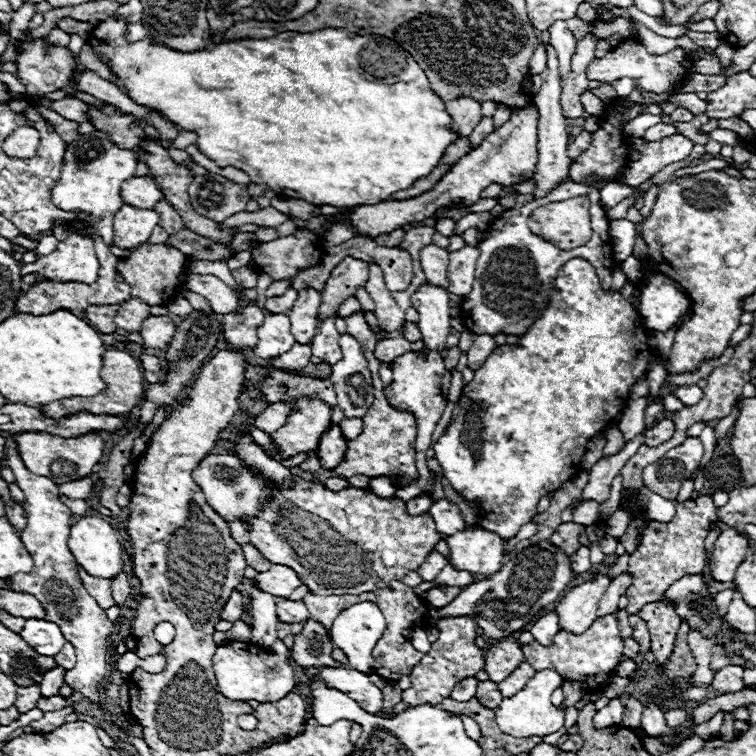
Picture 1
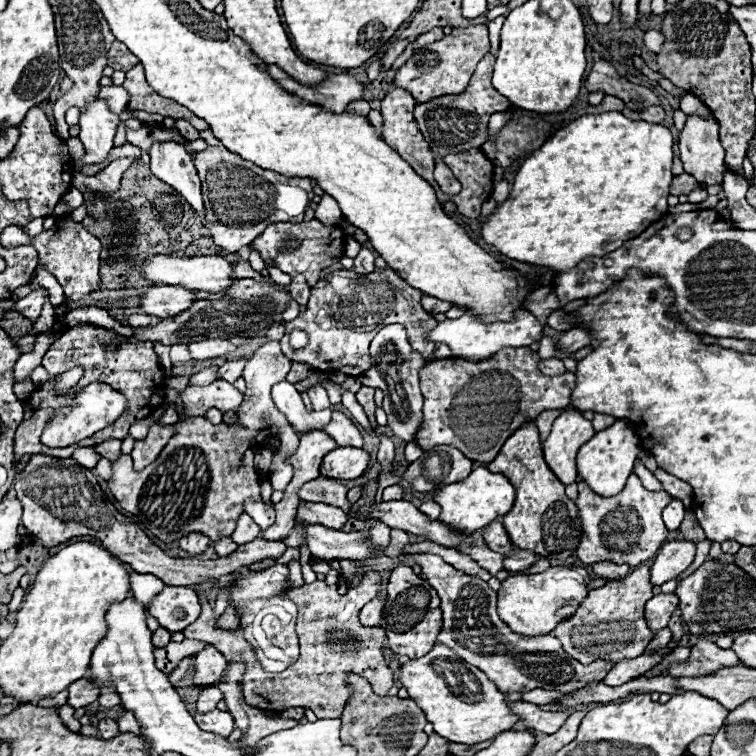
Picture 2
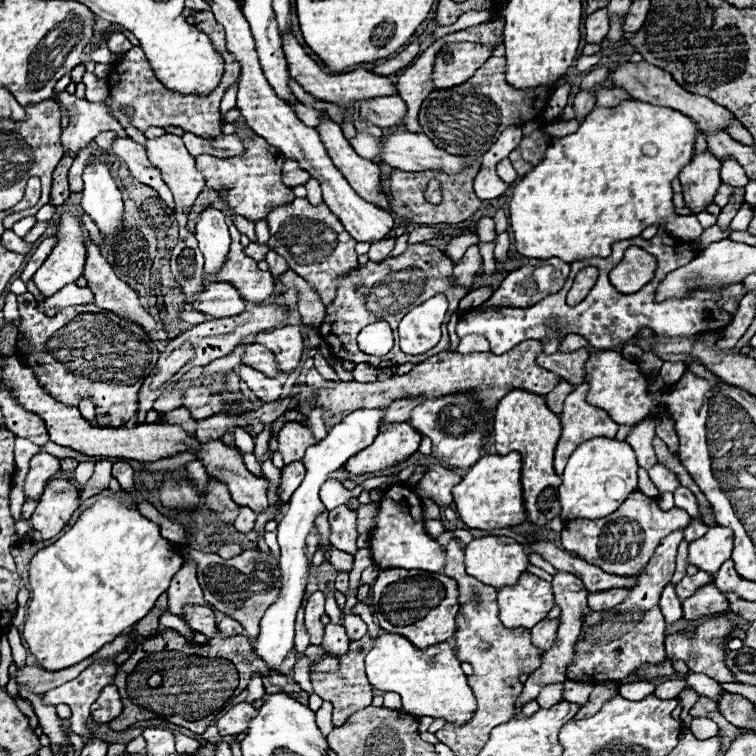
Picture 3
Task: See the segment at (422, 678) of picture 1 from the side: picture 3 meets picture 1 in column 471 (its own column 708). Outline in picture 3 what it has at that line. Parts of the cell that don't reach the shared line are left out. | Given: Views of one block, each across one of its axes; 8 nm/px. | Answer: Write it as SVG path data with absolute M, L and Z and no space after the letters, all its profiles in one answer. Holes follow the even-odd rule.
M728 614L710 616L700 626L696 626L694 636L688 636L684 632L678 632L678 634L668 636L666 638L666 656L672 662L682 660L690 668L690 672L706 674L706 676L710 676L710 678L714 678L718 682L736 682L734 674L726 666L726 652L728 652L726 646L728 646L730 634L734 630L736 630L736 622Z

